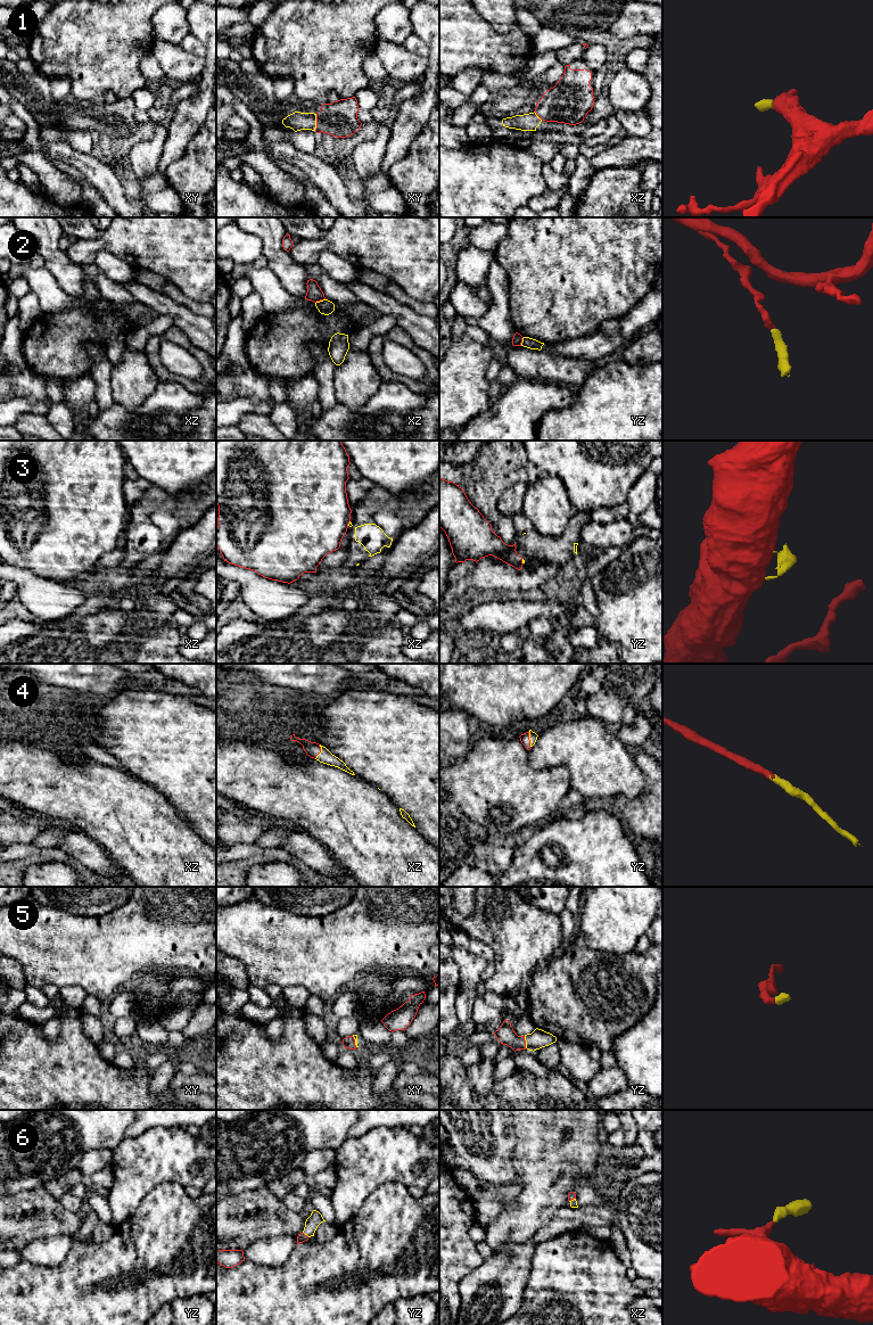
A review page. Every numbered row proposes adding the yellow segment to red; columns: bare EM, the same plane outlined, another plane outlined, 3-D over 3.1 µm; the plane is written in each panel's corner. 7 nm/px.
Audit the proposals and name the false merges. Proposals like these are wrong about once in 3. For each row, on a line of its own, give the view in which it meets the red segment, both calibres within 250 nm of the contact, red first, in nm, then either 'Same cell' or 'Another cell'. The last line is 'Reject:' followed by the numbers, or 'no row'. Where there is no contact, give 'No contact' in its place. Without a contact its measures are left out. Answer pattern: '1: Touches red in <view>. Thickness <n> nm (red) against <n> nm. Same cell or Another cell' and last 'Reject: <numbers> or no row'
1: Touches red in xy. Thickness 260 nm (red) against 140 nm. Same cell
2: Touches red in xz. Thickness 110 nm (red) against 100 nm. Another cell
3: Touches red in xz. Thickness 500 nm (red) against 20 nm. Another cell
4: Touches red in yz. Thickness 70 nm (red) against 60 nm. Same cell
5: Touches red in yz. Thickness 130 nm (red) against 140 nm. Same cell
6: Touches red in yz. Thickness 70 nm (red) against 90 nm. Same cell
Reject: 2, 3

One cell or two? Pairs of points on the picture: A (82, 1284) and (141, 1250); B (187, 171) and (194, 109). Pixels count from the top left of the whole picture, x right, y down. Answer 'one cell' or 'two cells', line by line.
A: one cell
B: two cells

